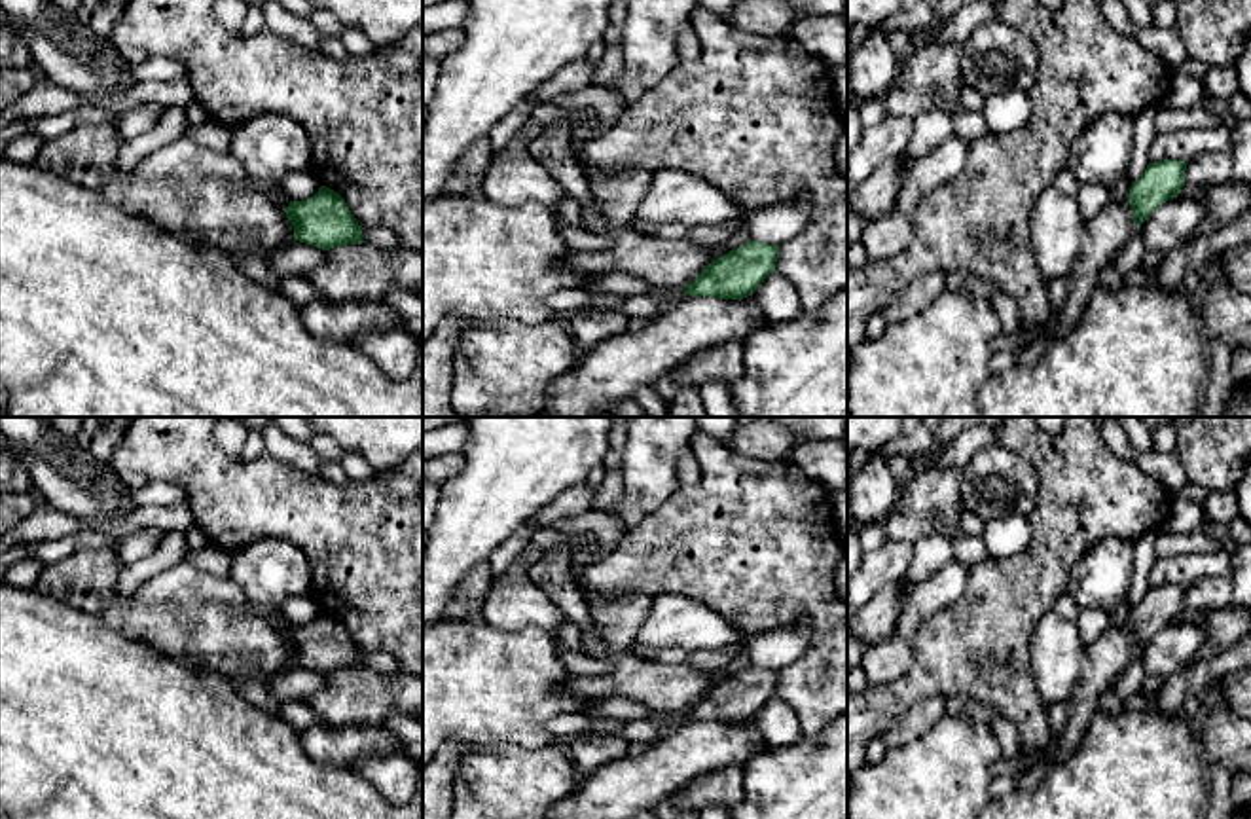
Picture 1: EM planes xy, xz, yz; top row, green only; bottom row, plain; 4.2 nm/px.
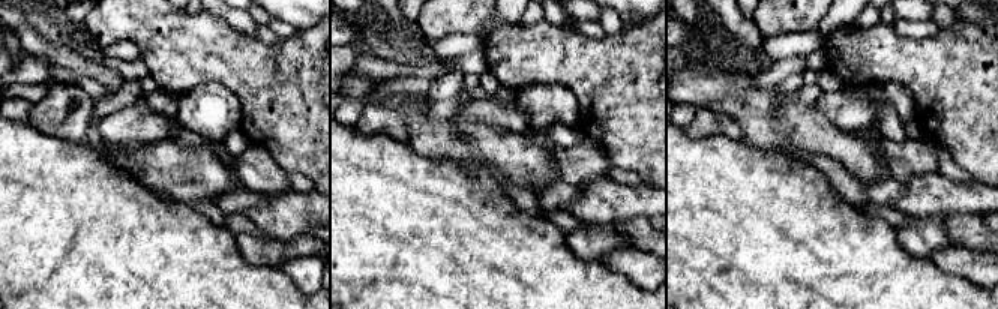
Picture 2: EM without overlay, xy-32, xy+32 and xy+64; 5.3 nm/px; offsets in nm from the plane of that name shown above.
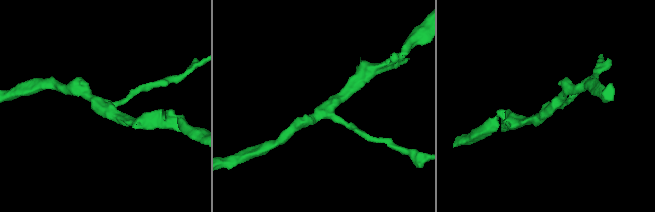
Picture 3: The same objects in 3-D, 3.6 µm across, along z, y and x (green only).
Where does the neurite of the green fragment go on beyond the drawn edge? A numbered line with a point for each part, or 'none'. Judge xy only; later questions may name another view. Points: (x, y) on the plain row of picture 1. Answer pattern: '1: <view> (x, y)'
none

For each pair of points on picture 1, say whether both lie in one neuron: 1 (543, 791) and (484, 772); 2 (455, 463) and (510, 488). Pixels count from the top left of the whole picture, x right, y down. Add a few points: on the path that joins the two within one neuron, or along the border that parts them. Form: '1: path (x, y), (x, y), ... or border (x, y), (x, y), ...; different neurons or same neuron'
1: path (527, 791), (503, 791), (499, 787); same neuron
2: border (463, 454), (465, 465), (442, 486); different neurons

